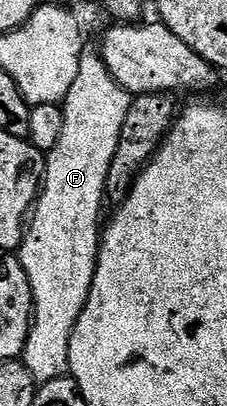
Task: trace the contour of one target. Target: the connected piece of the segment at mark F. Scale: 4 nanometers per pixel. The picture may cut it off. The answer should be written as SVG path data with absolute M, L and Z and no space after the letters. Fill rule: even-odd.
M91 46L84 47L81 54L81 66L77 79L73 81L73 86L69 86L69 94L63 99L61 105L65 114L65 126L61 130L61 138L57 141L57 146L53 146L53 150L46 153L45 167L43 169L43 183L39 189L39 199L35 202L35 207L29 217L29 223L26 225L23 234L23 243L17 249L17 258L21 262L21 266L25 270L25 274L29 278L29 286L33 290L33 298L35 299L35 315L31 317L31 333L27 339L27 345L21 357L21 363L27 367L29 374L33 374L36 385L48 384L57 378L68 375L69 372L69 342L73 330L77 326L77 322L81 318L81 310L85 310L85 302L89 298L89 290L93 286L93 274L97 266L97 258L99 257L99 242L101 239L101 220L99 224L99 215L103 212L103 204L105 205L105 197L107 195L107 179L109 178L109 166L113 166L113 154L117 154L117 142L121 142L121 126L125 126L125 118L129 118L129 106L133 97L131 93L126 92L120 84L107 72L104 57L98 51L96 53Z

